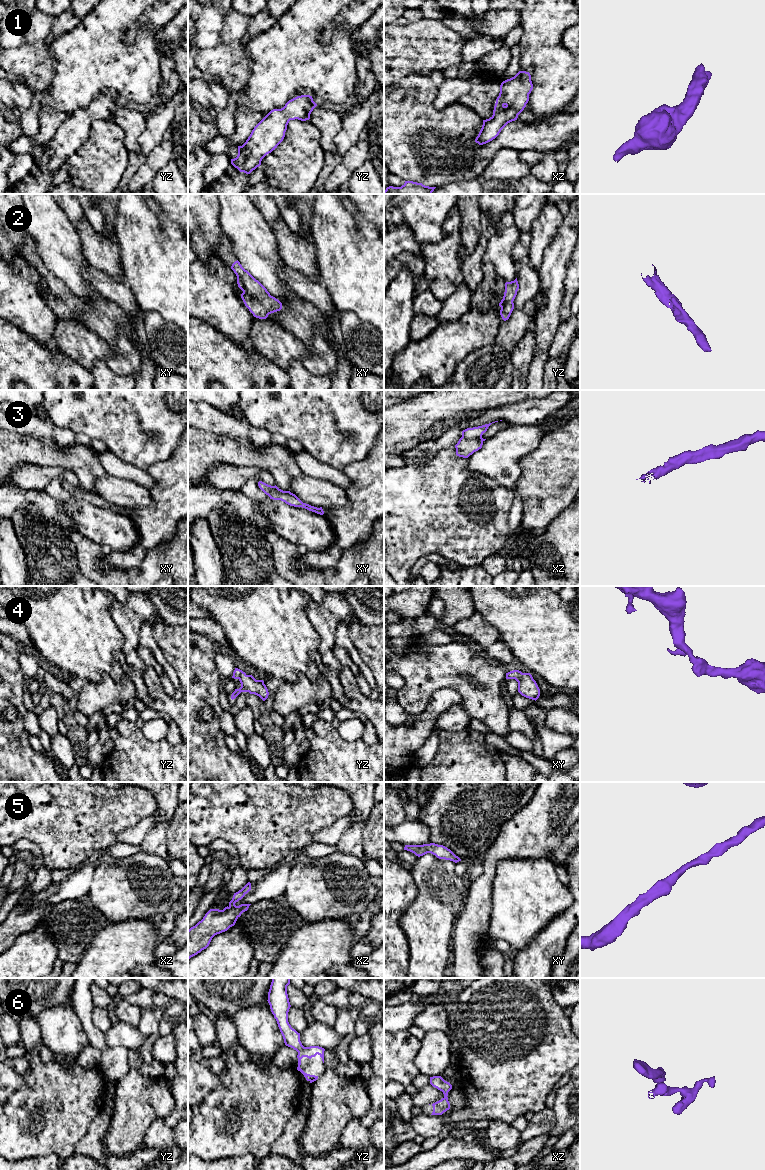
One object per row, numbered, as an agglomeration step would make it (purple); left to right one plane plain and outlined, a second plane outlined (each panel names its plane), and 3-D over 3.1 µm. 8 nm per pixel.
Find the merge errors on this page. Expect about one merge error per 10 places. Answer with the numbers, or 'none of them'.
none of them

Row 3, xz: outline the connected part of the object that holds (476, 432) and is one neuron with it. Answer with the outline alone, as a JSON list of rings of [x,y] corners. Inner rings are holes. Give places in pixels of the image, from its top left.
[[[495,421],[498,422],[498,421]],[[492,422],[492,423],[495,423]],[[485,424],[478,427],[473,428],[467,428],[462,431],[462,437],[459,439],[458,443],[455,445],[456,448],[456,455],[463,458],[468,458],[470,455],[472,455],[474,452],[478,451],[482,448],[483,442],[486,439],[482,438],[482,435],[487,431],[488,427],[492,424]]]

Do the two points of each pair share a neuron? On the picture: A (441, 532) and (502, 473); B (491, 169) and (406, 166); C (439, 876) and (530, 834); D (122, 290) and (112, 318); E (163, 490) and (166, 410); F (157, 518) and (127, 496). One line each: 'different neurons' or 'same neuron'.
A: different neurons
B: different neurons
C: different neurons
D: different neurons
E: different neurons
F: different neurons

